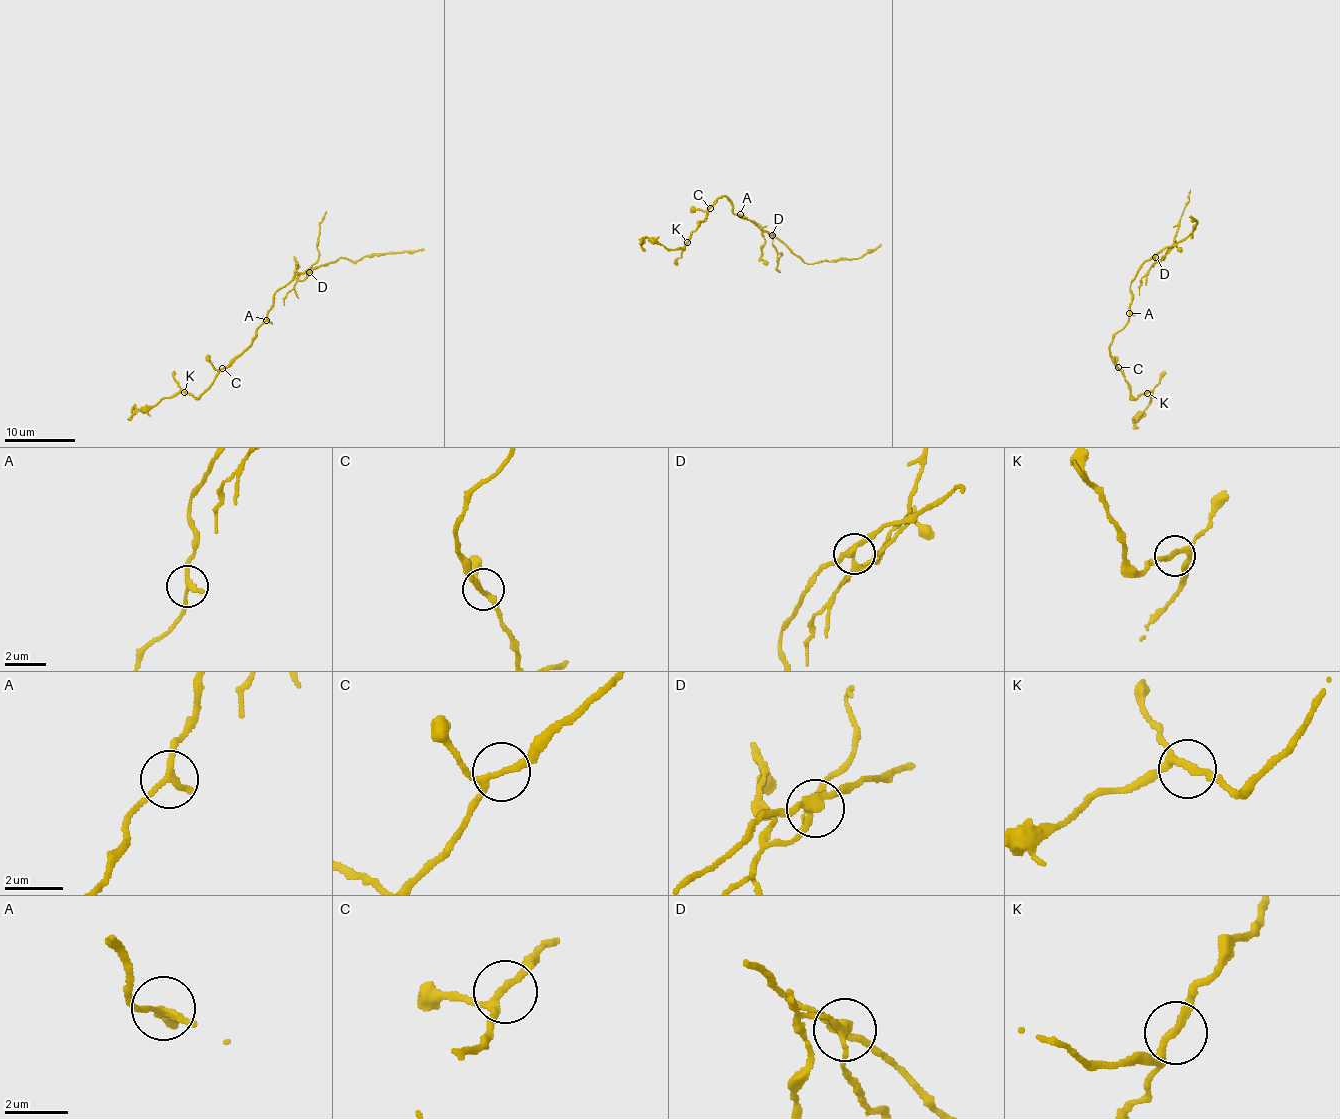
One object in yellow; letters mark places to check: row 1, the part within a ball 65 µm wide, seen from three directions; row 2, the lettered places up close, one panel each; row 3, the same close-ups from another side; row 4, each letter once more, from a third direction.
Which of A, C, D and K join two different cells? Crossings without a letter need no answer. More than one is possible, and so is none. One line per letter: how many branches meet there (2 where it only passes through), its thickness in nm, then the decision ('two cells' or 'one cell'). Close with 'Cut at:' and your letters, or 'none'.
A: 3 branches meet; 170 nm thick; one cell
C: 3 branches meet; 180 nm thick; one cell
D: 4 branches meet; 240 nm thick; two cells
K: 3 branches meet; 180 nm thick; one cell
Cut at: D

